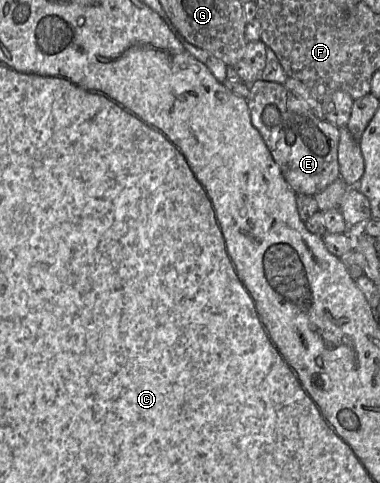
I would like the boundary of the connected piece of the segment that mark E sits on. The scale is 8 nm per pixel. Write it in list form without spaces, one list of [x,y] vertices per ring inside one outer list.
[[[256,79],[246,98],[251,123],[258,130],[282,175],[295,194],[314,196],[340,178],[339,127],[319,119],[283,84]]]

